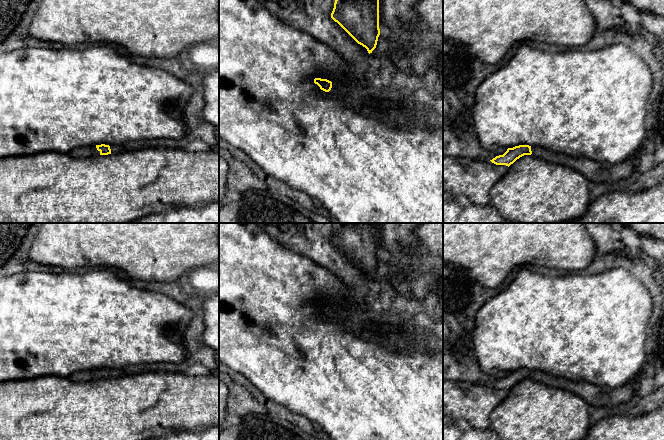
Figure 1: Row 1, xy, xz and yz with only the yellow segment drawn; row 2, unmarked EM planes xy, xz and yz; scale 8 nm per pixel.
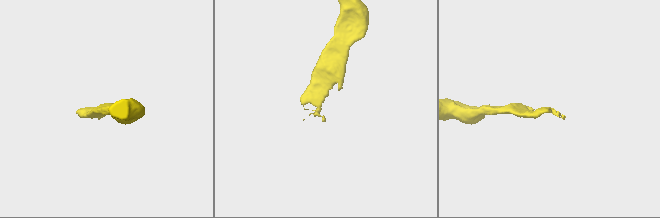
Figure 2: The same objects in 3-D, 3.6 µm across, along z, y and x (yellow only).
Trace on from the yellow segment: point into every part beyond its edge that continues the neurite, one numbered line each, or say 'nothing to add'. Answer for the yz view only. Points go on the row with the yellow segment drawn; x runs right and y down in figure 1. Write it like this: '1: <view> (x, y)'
1: yz (595, 172)

